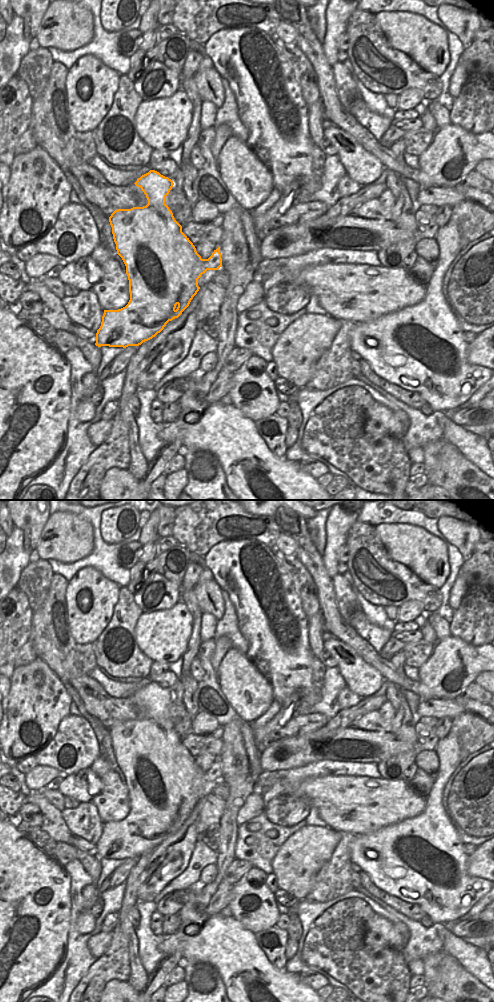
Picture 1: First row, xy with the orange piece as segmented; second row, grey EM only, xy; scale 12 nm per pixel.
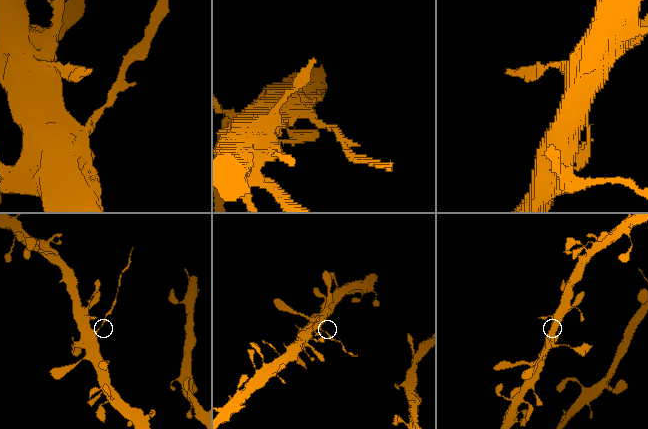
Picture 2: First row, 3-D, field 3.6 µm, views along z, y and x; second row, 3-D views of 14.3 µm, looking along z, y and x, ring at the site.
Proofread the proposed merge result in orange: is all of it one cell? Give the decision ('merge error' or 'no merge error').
merge error

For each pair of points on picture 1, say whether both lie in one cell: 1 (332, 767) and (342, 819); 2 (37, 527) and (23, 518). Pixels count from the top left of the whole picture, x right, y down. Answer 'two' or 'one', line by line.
1: two
2: one

